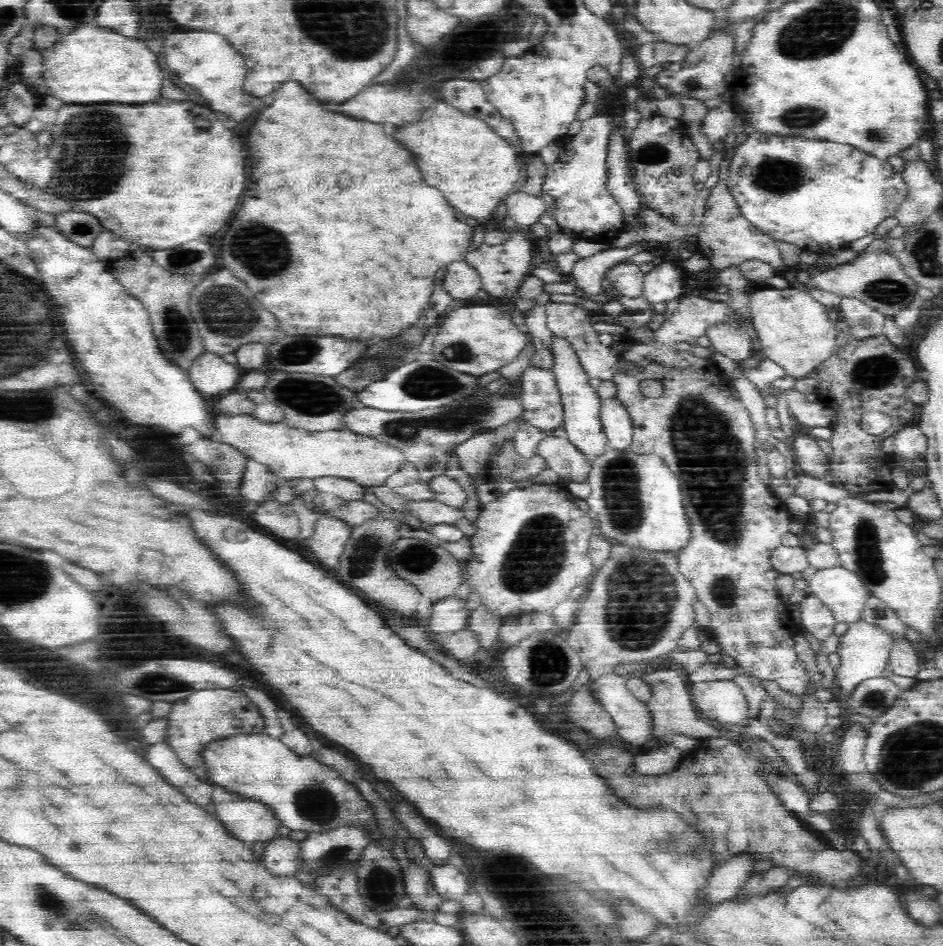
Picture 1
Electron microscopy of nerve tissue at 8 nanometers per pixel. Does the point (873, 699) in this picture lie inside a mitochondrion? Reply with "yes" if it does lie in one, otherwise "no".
yes

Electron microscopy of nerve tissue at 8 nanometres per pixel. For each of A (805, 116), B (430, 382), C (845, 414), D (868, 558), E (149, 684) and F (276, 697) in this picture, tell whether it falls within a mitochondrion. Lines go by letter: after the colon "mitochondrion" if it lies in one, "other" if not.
A: mitochondrion
B: mitochondrion
C: other
D: mitochondrion
E: other
F: other

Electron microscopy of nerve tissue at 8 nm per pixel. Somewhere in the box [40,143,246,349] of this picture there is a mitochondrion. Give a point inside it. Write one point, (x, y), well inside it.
(180, 258)

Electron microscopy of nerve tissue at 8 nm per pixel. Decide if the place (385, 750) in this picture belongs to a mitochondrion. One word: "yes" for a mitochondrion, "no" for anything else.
no

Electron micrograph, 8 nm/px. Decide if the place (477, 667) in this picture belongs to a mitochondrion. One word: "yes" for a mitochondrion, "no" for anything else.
no

